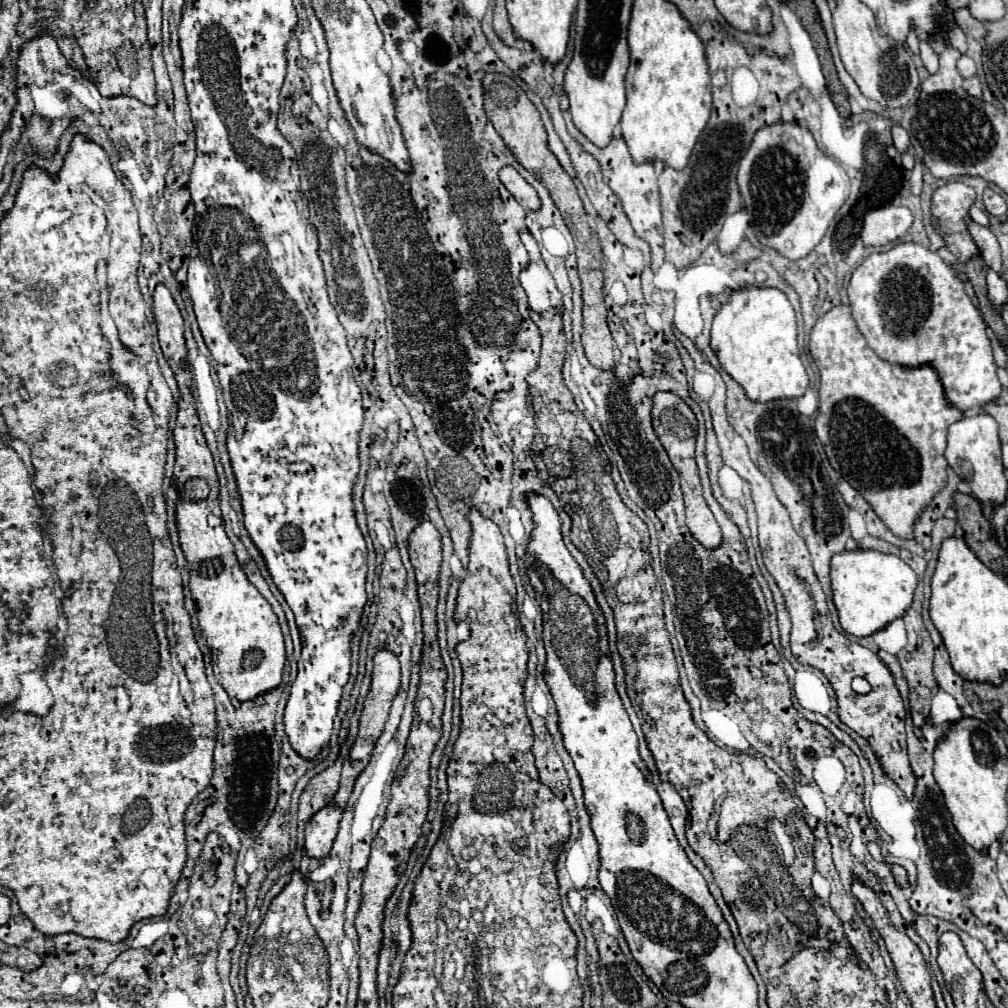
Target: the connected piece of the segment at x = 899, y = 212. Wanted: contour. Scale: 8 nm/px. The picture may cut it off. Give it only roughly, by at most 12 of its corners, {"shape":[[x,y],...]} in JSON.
{"shape":[[906,206],[868,212],[862,226],[866,246],[900,240],[914,222]]}

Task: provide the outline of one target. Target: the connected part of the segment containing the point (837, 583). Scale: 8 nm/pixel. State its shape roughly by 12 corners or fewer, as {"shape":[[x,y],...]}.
{"shape":[[876,550],[832,556],[840,626],[872,636],[912,604],[914,570]]}

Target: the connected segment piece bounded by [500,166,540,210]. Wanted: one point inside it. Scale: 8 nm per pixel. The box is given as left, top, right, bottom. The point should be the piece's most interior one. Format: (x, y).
(526, 195)

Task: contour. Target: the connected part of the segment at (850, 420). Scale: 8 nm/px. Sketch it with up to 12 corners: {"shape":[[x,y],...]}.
{"shape":[[848,304],[816,320],[814,430],[896,536],[946,484],[932,366],[882,360]]}

